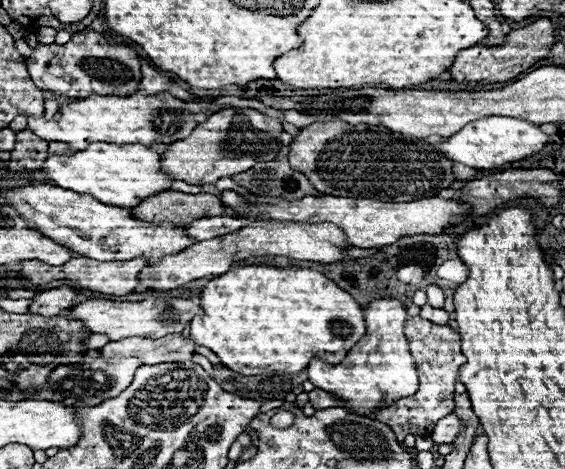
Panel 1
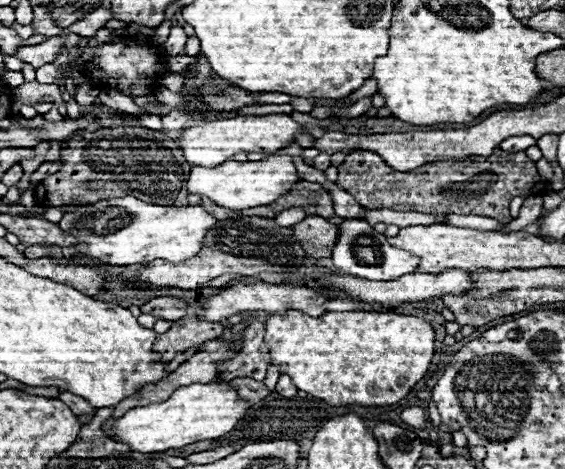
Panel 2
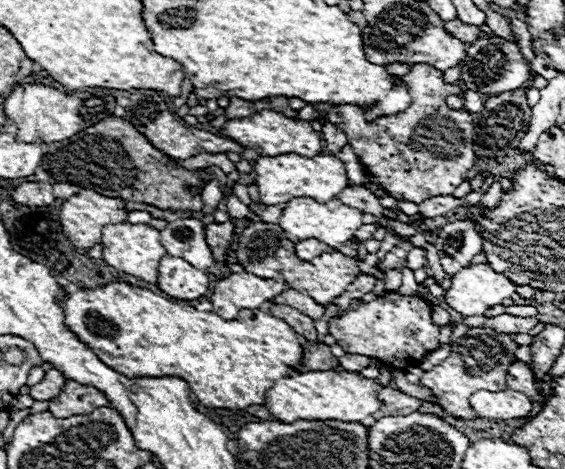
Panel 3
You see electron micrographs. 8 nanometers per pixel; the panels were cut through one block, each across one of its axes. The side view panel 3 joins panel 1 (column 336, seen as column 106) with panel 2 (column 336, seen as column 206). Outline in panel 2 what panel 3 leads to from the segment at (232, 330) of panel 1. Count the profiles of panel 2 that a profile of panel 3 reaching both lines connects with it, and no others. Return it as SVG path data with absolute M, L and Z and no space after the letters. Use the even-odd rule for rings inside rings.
M288 310L282 316L270 316L266 322L264 342L270 348L272 364L288 374L298 390L324 400L330 406L390 406L400 402L416 382L420 382L434 356L434 328L430 322L416 316L402 316L394 312L326 312L312 318L300 310Z

